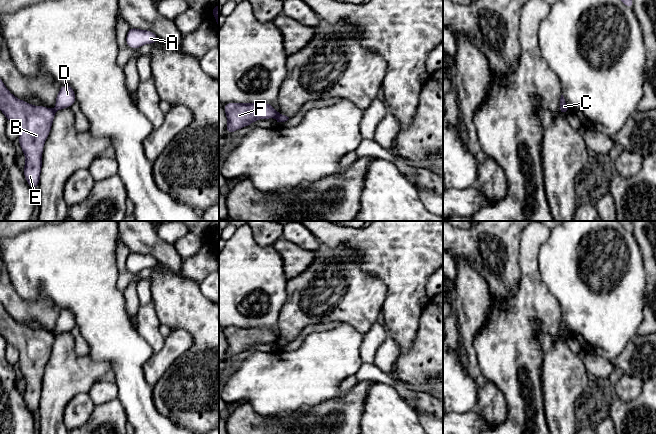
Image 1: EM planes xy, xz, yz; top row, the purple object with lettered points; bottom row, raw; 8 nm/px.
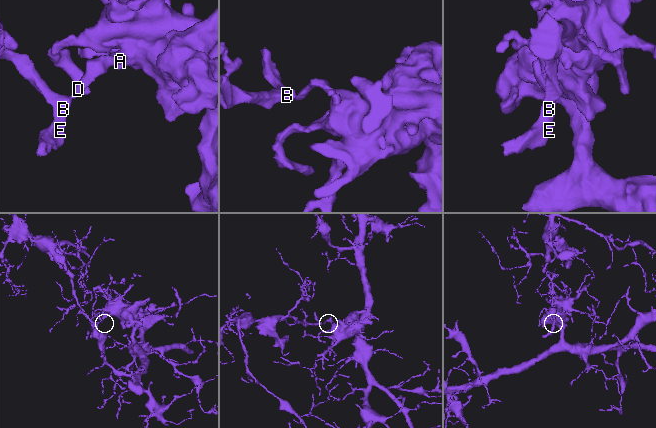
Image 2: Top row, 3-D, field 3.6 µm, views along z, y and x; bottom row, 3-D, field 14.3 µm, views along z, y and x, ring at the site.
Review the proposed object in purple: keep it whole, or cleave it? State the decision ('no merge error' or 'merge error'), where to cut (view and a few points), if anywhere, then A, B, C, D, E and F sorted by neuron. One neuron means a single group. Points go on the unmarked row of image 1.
merge error; cut xz (279, 337), (276, 342); groups A C D / B E F

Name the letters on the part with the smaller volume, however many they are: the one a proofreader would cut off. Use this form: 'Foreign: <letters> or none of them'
Foreign: B, E, F

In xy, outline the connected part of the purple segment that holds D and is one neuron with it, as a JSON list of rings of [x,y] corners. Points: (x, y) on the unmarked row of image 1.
[[[63,309],[56,320],[56,329],[54,335],[60,335],[71,331],[76,326],[75,316],[69,309]]]

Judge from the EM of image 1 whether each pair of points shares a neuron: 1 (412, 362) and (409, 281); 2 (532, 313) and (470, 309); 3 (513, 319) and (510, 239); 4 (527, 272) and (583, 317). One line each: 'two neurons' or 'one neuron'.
1: two neurons
2: two neurons
3: two neurons
4: two neurons

